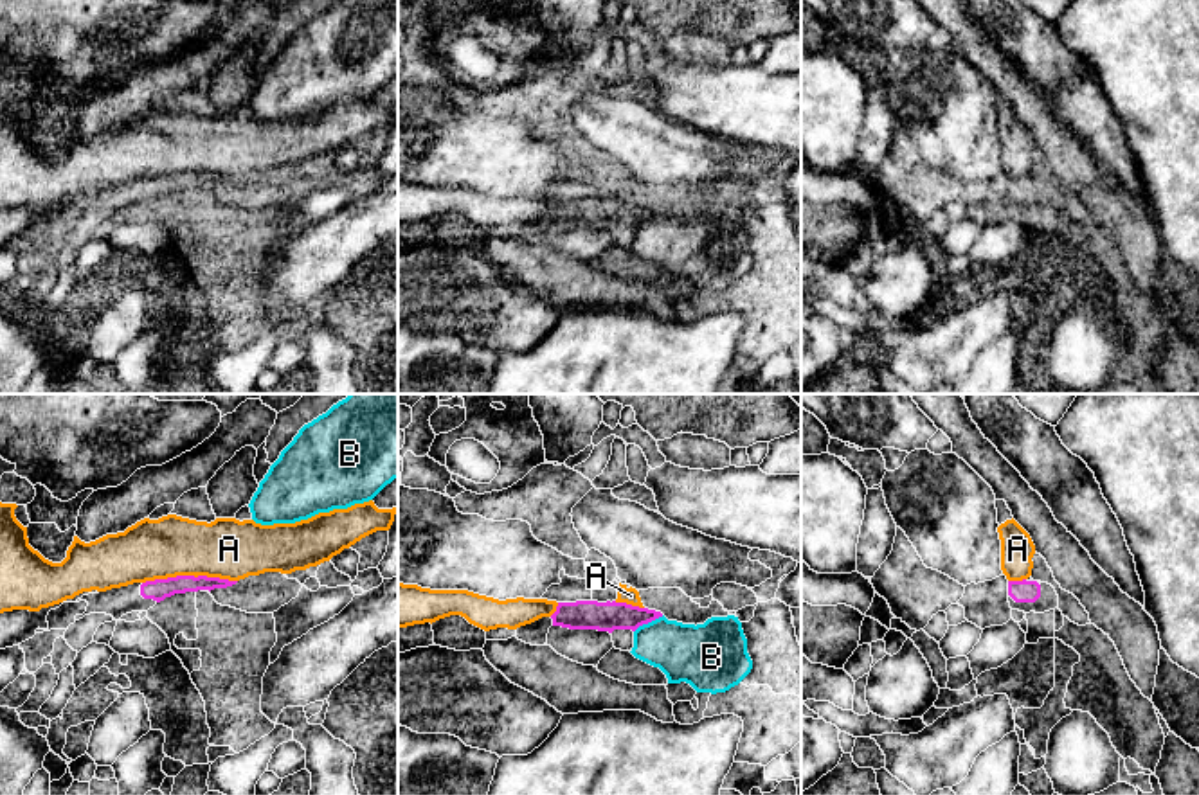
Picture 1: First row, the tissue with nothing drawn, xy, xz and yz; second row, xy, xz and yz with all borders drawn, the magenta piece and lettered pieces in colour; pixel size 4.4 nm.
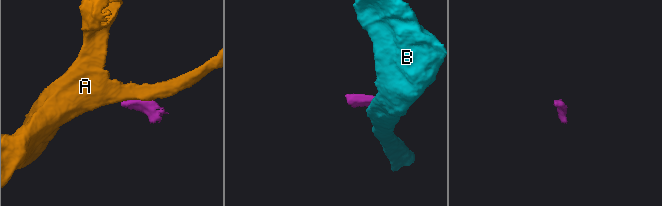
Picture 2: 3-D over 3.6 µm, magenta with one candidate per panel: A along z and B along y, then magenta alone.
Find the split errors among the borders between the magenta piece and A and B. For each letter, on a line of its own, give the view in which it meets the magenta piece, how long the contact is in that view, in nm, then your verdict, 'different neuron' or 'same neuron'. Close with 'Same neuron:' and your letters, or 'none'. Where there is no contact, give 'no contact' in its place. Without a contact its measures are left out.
A: contact in xy; length 420 nm; different neuron
B: contact in xz; length 150 nm; different neuron
Same neuron: none

